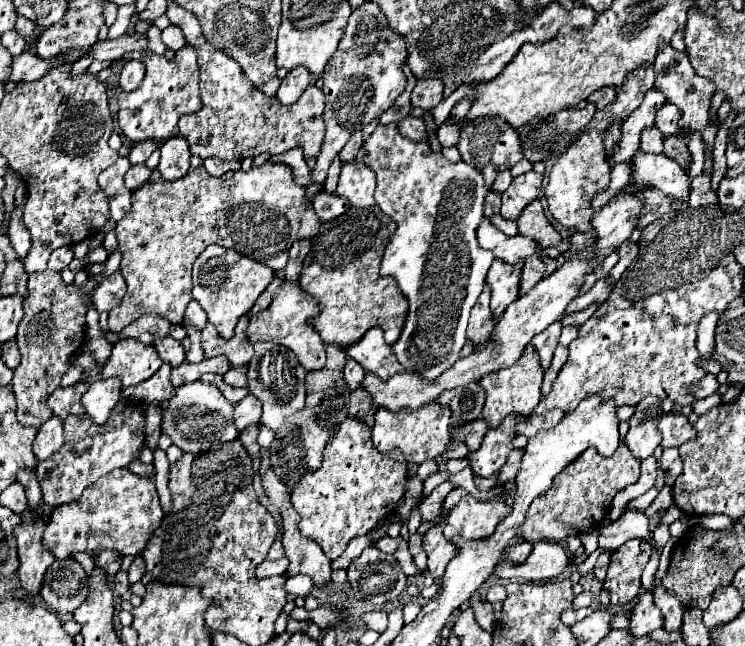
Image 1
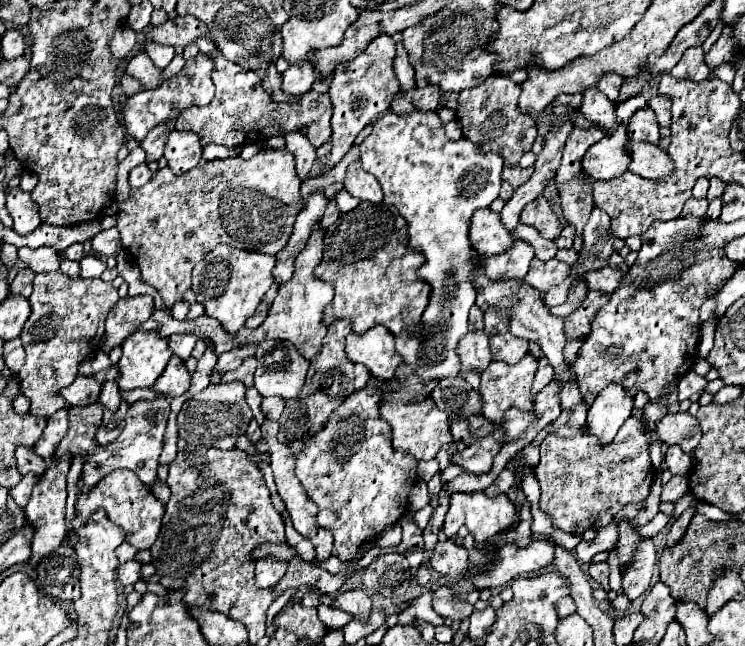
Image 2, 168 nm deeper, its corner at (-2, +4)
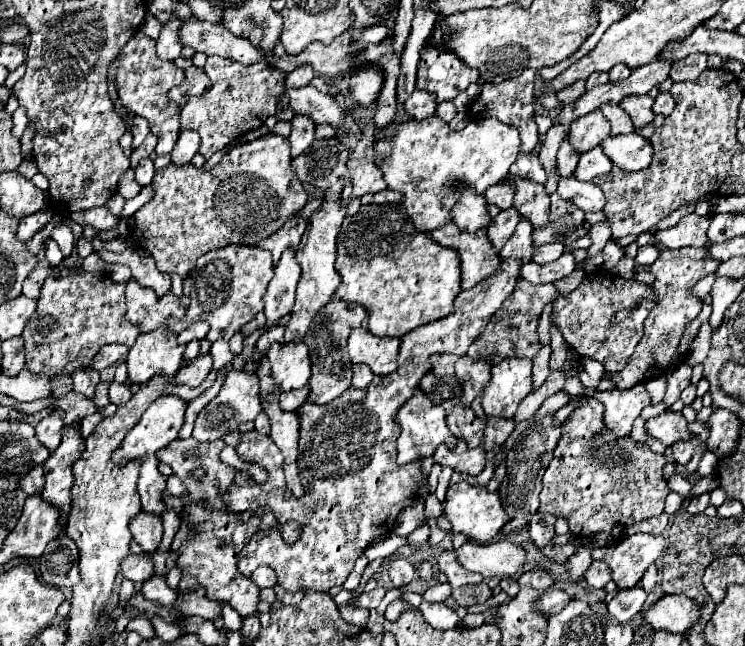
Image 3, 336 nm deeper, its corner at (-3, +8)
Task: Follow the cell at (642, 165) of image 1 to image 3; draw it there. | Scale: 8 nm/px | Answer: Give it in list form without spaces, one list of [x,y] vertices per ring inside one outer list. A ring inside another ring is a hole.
[[[631,132],[625,136],[609,136],[601,148],[621,170],[645,170],[653,160],[653,146],[641,134]]]

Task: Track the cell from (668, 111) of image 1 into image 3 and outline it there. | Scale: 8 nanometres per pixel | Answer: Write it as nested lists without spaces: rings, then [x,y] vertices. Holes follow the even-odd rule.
[[[659,92],[659,96],[655,98],[655,104],[653,104],[653,112],[655,114],[663,114],[663,116],[669,116],[675,108],[675,100],[669,92]]]

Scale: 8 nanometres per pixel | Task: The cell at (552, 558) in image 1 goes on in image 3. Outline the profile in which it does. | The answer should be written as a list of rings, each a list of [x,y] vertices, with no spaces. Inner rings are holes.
[[[507,540],[491,544],[467,542],[457,550],[457,558],[467,570],[479,572],[485,580],[489,580],[495,576],[505,578],[517,574],[525,566],[527,550]]]

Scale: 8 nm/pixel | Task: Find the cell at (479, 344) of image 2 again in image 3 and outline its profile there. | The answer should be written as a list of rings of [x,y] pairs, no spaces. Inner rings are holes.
[[[467,354],[459,356],[459,360],[455,362],[455,376],[463,386],[463,398],[465,398],[465,406],[471,404],[471,400],[485,388],[485,384],[489,382],[491,374],[491,362],[487,360],[473,360]]]

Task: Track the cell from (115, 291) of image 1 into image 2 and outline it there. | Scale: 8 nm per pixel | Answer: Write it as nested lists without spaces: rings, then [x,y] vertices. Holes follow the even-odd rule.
[[[126,296],[112,308],[106,318],[106,340],[102,350],[108,354],[114,346],[120,346],[134,330],[154,314],[152,296]]]

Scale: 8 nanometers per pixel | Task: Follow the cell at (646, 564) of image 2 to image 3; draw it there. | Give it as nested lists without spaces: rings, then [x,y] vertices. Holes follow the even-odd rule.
[[[651,564],[651,566],[645,570],[645,574],[643,574],[643,578],[641,578],[641,584],[643,584],[643,590],[645,590],[645,592],[651,592],[651,590],[653,590],[653,586],[657,584],[657,566],[655,566],[655,564]]]

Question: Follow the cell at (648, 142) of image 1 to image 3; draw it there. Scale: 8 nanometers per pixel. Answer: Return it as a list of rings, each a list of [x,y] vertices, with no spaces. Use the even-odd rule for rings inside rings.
[[[647,94],[645,96],[637,96],[637,98],[625,98],[625,102],[621,102],[619,106],[631,116],[635,130],[641,130],[643,126],[651,124],[653,118],[655,118],[655,114],[651,110],[653,98],[649,98]]]

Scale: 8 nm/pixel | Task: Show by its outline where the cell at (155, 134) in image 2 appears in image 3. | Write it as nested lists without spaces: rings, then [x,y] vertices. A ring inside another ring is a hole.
[[[141,30],[125,44],[119,52],[121,64],[117,68],[117,92],[119,100],[125,108],[137,110],[139,116],[145,116],[151,124],[151,132],[157,136],[155,154],[163,156],[169,154],[179,136],[179,108],[167,100],[167,90],[183,82],[183,70],[177,68],[173,62],[159,60],[155,54],[155,40],[145,36]],[[143,112],[143,114],[141,114]]]

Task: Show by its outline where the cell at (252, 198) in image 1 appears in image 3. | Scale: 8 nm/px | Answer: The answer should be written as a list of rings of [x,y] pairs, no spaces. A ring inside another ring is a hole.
[[[265,134],[253,142],[231,148],[229,154],[225,154],[223,160],[211,170],[201,170],[193,164],[171,164],[155,172],[151,186],[155,192],[153,198],[133,214],[131,240],[151,252],[159,272],[179,274],[183,278],[193,272],[195,262],[201,254],[225,248],[227,244],[255,246],[261,240],[273,236],[307,204],[307,192],[291,166],[289,140],[279,134]]]

